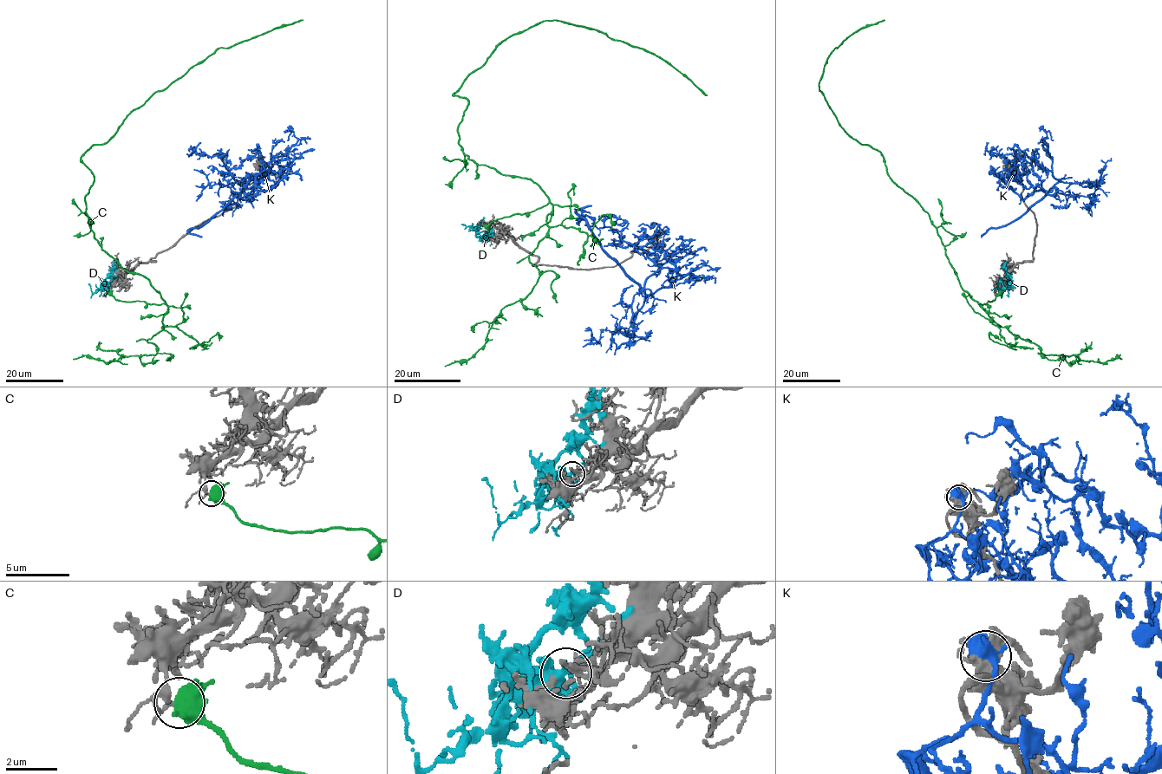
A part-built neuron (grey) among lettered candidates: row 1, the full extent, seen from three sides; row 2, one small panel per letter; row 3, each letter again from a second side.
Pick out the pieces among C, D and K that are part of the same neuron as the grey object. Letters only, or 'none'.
none

